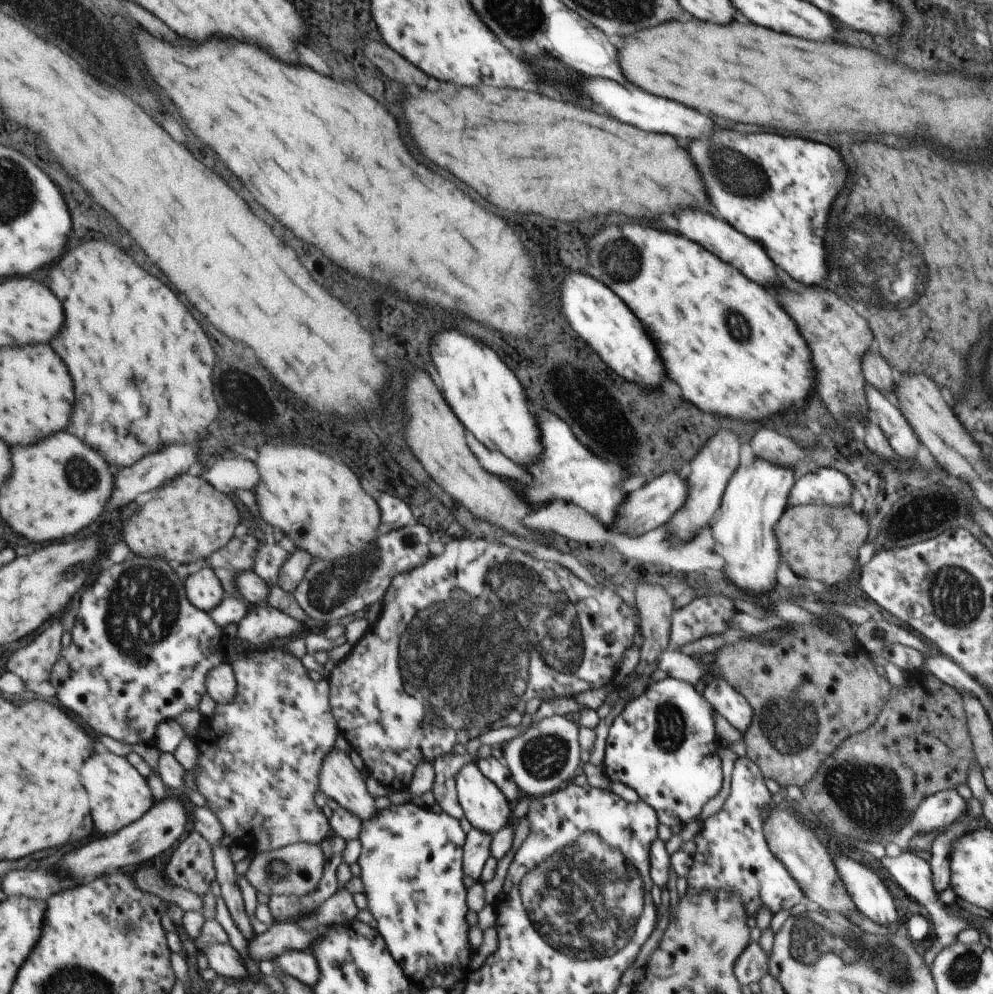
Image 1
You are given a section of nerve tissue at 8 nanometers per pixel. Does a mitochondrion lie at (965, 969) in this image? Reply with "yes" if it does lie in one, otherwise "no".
yes

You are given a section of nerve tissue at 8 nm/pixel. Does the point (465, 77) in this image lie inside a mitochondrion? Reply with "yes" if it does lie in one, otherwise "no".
no

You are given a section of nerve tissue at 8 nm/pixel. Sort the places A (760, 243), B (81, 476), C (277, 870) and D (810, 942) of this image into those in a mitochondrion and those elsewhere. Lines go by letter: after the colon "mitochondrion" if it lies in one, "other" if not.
A: other
B: mitochondrion
C: mitochondrion
D: mitochondrion

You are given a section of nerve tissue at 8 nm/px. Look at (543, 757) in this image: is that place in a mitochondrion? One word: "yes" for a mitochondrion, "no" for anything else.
yes

